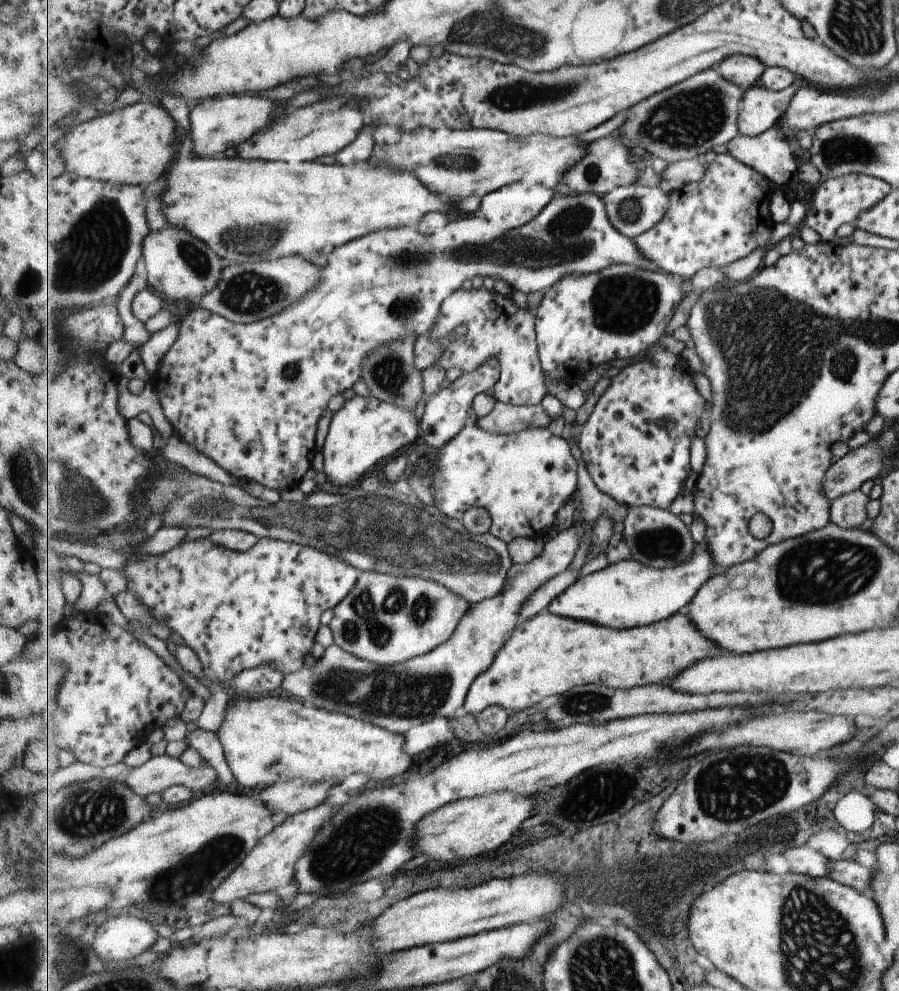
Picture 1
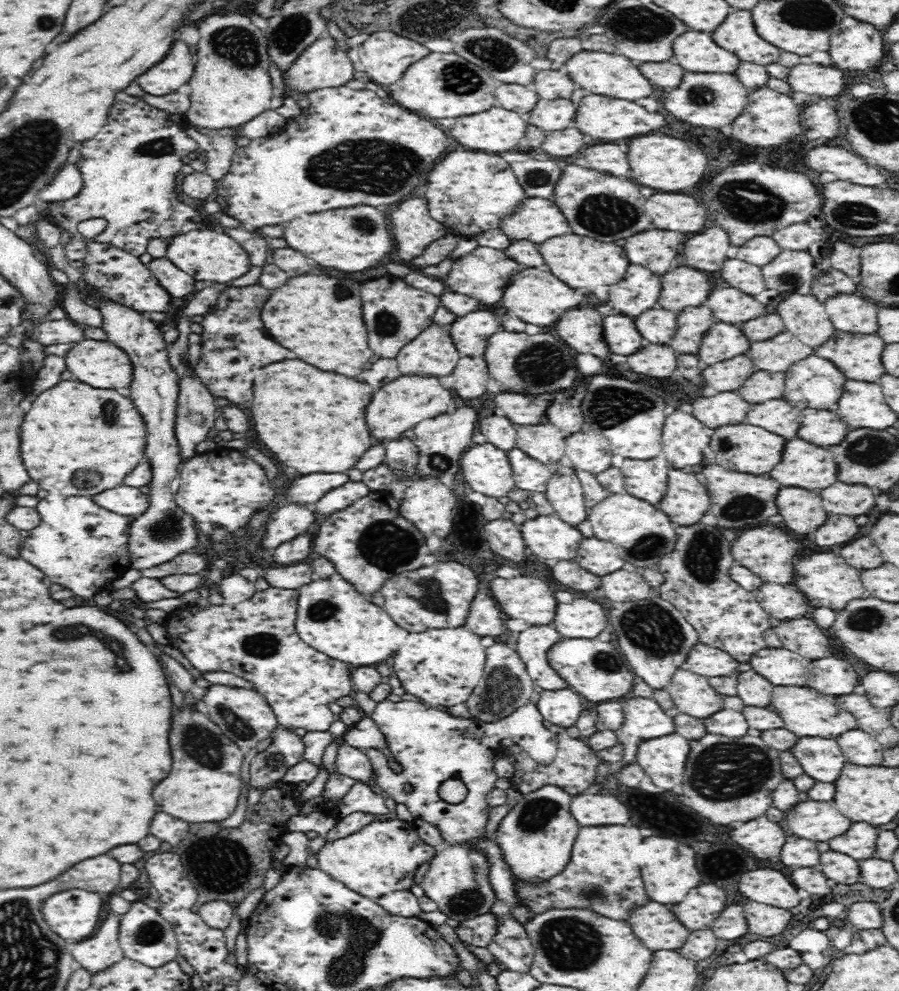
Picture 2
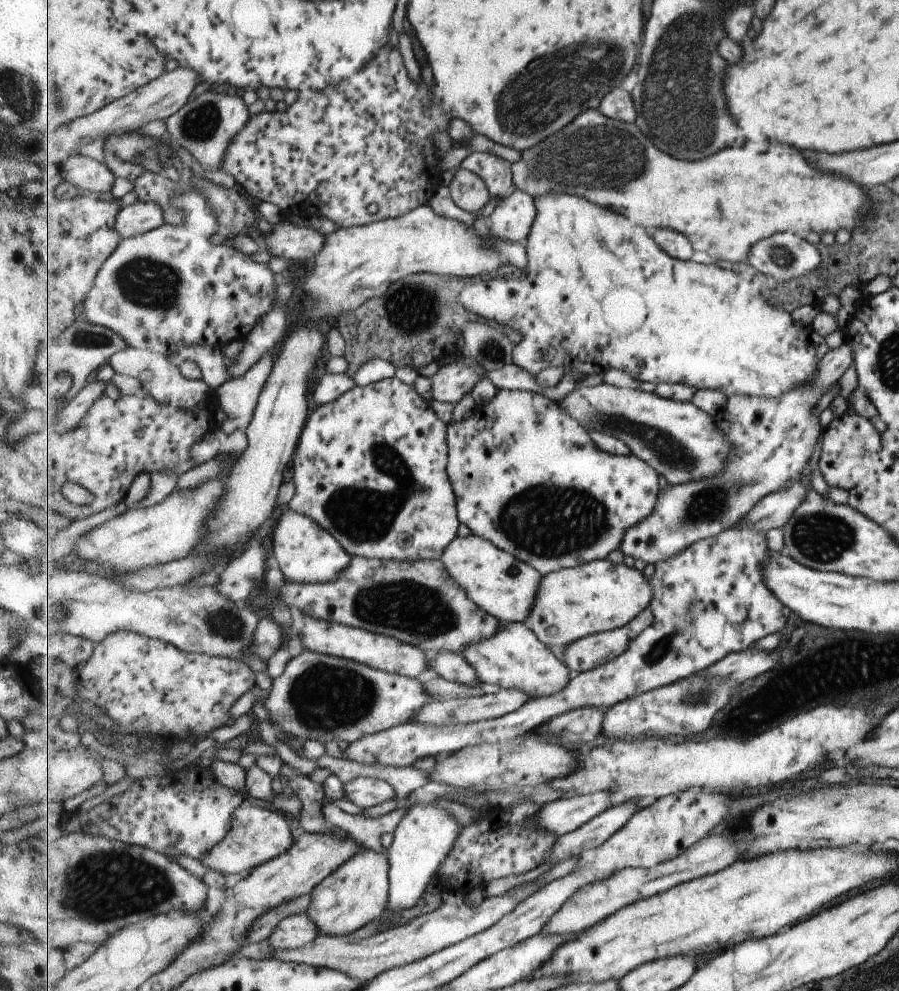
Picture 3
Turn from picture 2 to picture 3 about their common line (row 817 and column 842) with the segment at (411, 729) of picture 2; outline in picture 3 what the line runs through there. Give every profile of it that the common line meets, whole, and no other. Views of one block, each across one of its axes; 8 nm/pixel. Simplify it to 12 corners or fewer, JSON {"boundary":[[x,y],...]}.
{"boundary":[[845,411],[822,434],[817,468],[848,491],[880,464],[879,433]]}

